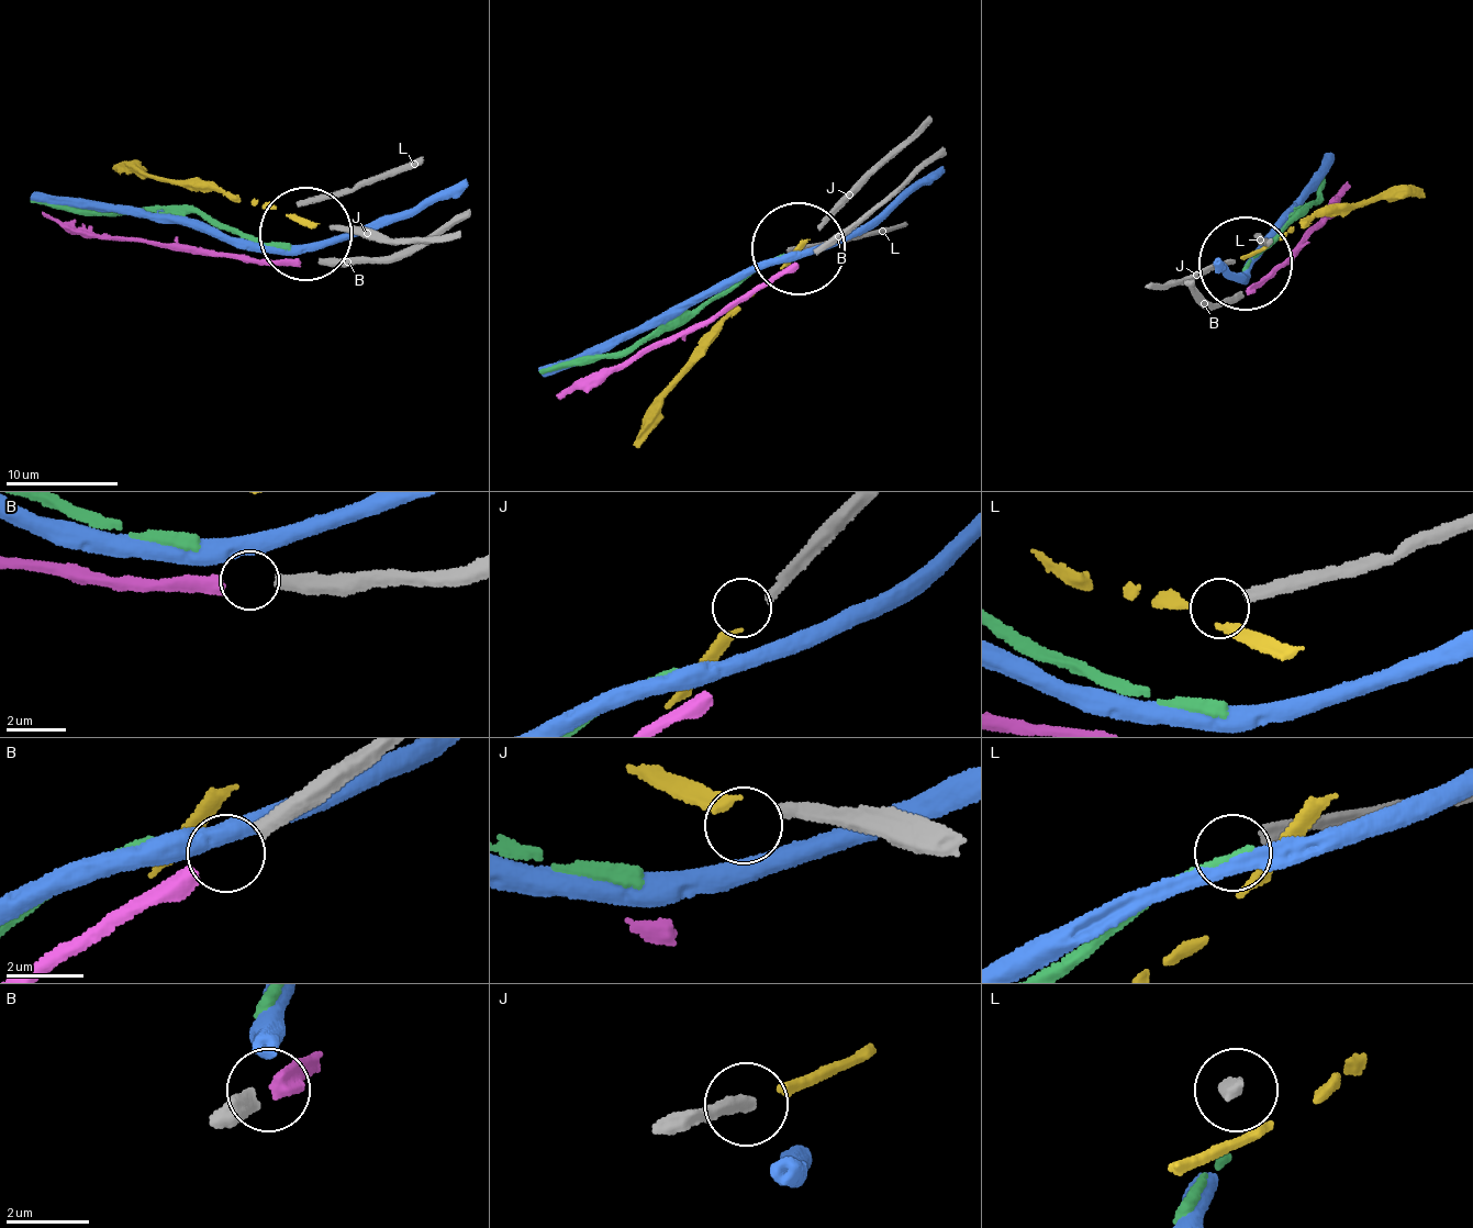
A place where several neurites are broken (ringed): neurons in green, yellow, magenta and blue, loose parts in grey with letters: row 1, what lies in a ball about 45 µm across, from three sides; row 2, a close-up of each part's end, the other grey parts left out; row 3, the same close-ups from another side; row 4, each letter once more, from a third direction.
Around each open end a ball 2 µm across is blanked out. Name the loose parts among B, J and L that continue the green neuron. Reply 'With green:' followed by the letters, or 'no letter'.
With green: no letter

